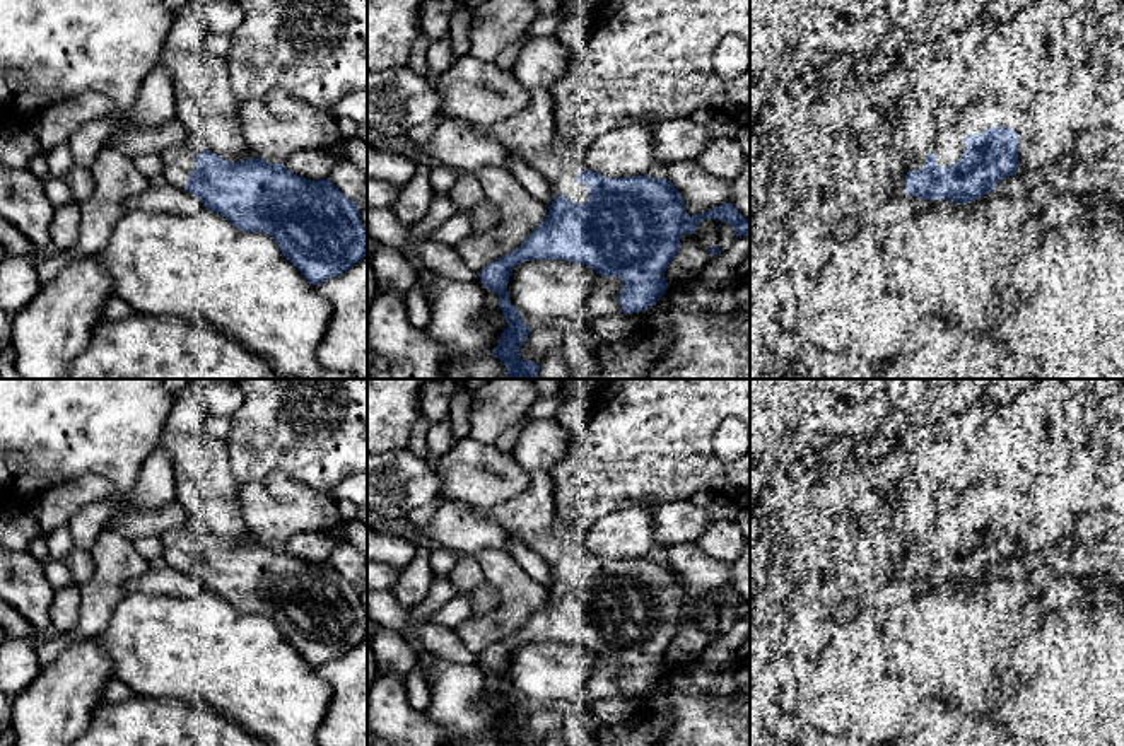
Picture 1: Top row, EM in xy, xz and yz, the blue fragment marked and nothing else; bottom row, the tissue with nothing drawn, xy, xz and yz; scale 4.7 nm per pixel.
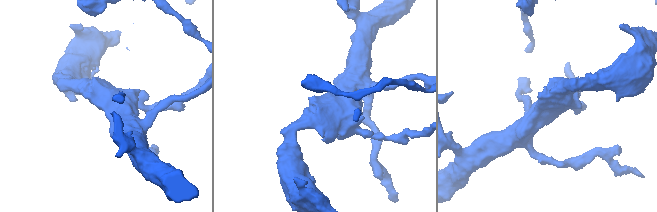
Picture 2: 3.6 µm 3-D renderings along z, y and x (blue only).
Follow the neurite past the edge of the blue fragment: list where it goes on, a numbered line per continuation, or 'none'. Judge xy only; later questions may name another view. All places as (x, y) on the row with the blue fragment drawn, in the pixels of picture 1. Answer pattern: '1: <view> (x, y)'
1: xy (178, 161)

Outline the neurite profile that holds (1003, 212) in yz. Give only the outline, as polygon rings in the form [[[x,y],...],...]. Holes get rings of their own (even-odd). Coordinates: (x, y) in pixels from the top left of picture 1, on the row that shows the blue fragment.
[[[991,191],[969,203],[953,203],[950,200],[921,200],[910,195],[902,195],[888,200],[878,210],[866,213],[861,224],[866,227],[902,224],[953,207],[960,207],[962,210],[987,222],[999,234],[1016,229],[1030,220],[1027,191],[1018,195],[999,195]]]

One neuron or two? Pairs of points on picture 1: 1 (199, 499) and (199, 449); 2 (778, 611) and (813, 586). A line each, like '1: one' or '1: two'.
1: one
2: two

